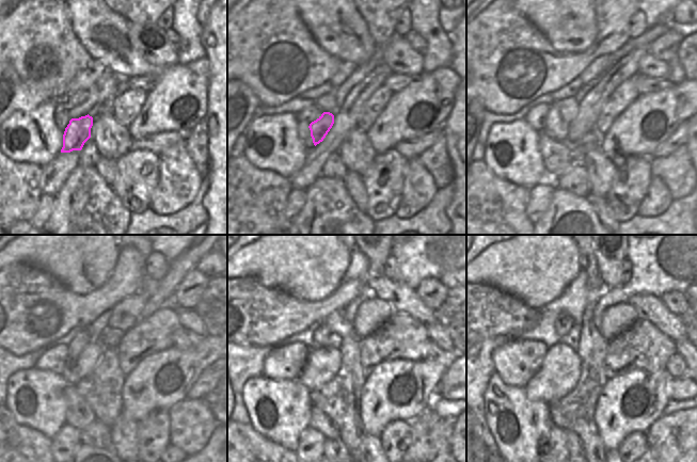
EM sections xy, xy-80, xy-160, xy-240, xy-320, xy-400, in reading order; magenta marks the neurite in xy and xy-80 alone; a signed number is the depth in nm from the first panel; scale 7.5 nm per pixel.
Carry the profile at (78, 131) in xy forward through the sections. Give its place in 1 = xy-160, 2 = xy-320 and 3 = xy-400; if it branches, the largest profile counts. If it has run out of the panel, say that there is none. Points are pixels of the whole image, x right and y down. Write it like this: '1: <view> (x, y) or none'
1: xy-160 (555, 128)
2: xy-320 (320, 336)
3: xy-400 (564, 322)

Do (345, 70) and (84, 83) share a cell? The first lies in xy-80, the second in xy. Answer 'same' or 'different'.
same

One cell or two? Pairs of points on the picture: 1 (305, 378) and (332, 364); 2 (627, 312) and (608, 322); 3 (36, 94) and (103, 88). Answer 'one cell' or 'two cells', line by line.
1: one cell
2: one cell
3: two cells

